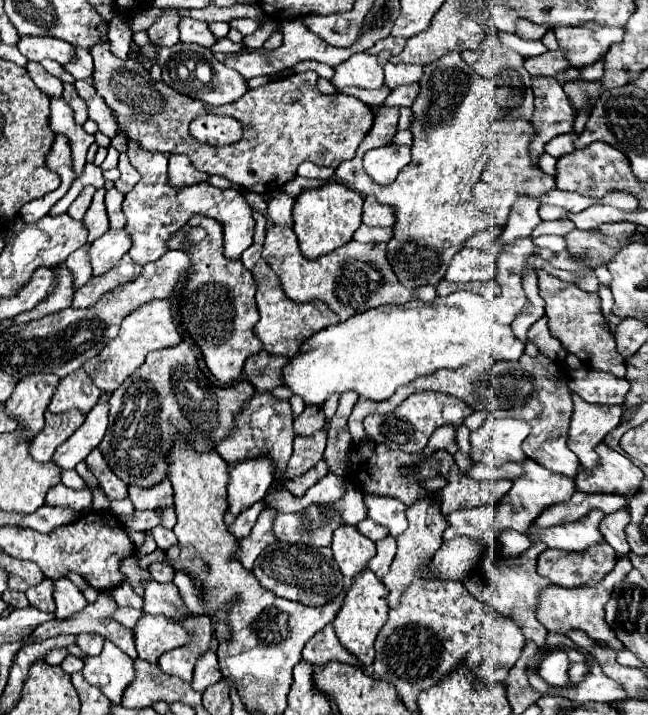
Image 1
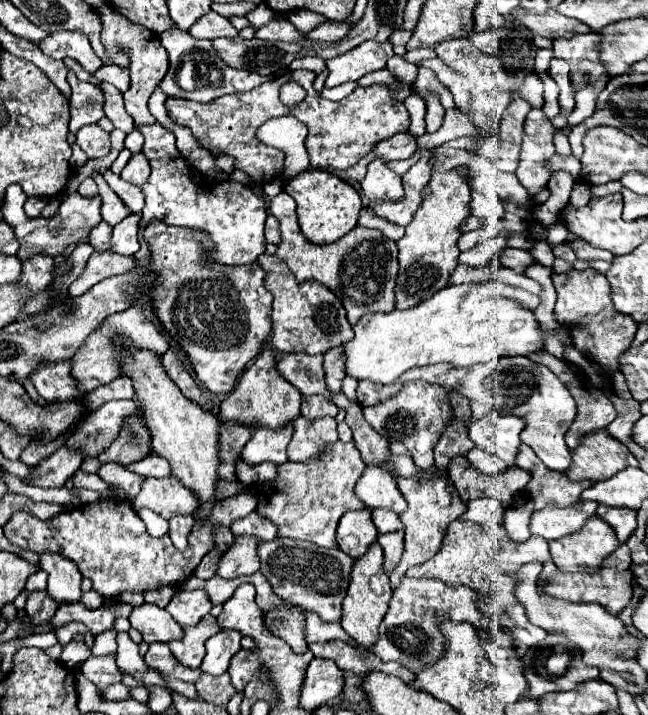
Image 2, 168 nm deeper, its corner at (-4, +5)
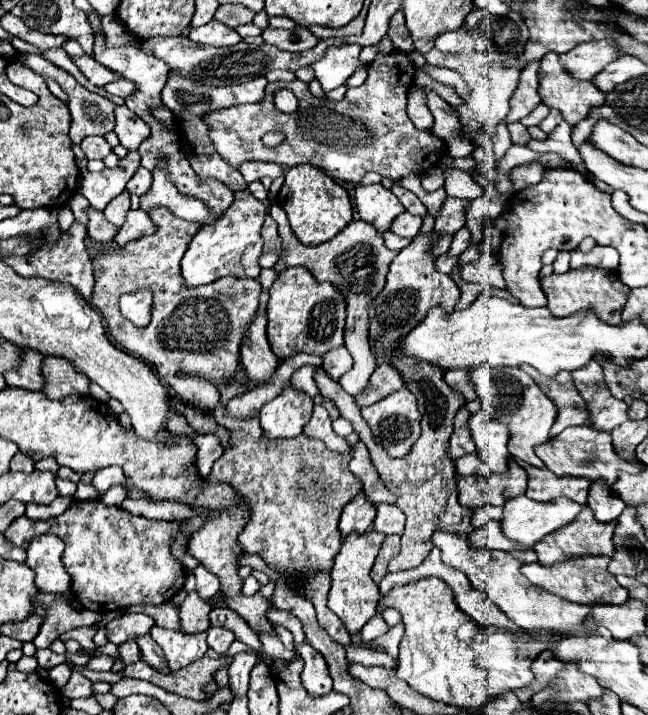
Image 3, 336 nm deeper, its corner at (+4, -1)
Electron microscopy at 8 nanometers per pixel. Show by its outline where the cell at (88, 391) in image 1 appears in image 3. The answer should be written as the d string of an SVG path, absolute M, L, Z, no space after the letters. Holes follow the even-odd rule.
M25 349L19 369L5 373L7 385L19 387L25 391L43 391L45 387L43 361L45 361L43 353L33 353L33 349Z

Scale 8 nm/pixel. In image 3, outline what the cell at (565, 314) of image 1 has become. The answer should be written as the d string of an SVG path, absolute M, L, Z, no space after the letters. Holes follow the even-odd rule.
M583 267L583 269L569 269L563 275L549 275L541 279L541 287L547 295L547 309L555 315L555 317L567 317L569 313L579 313L581 309L589 309L593 313L597 313L597 317L601 317L601 321L609 323L609 325L621 325L621 309L627 301L629 295L629 287L623 285L619 279L609 277L611 273L607 273L605 269L599 267Z

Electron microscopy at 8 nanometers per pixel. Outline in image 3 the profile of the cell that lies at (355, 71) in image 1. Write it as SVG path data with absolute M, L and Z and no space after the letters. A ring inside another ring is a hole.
M361 45L331 47L323 59L311 65L325 93L343 85L359 67L365 67L365 63L359 59L359 53Z

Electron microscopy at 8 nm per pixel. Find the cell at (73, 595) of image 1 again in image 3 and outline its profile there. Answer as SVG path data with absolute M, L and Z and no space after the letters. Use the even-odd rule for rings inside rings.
M45 533L35 537L27 547L27 561L37 577L35 585L41 593L71 593L71 575L61 561L63 541L57 535Z

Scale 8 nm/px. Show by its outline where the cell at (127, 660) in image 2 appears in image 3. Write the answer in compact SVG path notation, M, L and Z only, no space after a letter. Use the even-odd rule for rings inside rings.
M87 625L87 627L73 629L73 631L65 633L63 637L65 637L65 639L75 639L83 649L93 651L93 649L99 649L99 645L95 645L95 641L93 641L93 637L95 637L95 631L97 631L97 629L99 629L97 625Z

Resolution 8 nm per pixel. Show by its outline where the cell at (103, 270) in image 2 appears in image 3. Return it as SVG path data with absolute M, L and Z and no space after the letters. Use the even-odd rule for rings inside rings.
M76 193L69 202L69 206L74 214L75 220L84 225L88 224L87 210L89 208L89 202L87 199L79 193Z

